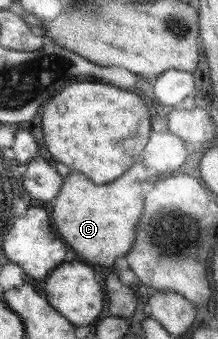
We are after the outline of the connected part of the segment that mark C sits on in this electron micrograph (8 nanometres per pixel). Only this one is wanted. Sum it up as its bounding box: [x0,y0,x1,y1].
[54,162,146,266]

